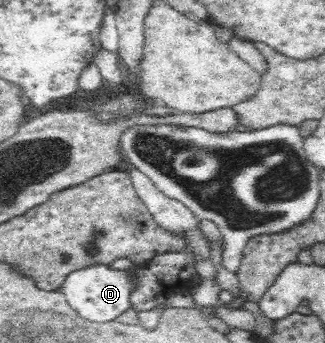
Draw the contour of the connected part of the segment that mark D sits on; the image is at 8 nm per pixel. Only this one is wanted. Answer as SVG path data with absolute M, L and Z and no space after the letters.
M91 263L70 272L59 290L67 296L73 310L77 310L86 321L110 322L117 320L127 308L132 306L133 292L138 281L143 280L138 265L131 268L115 268L112 263Z

